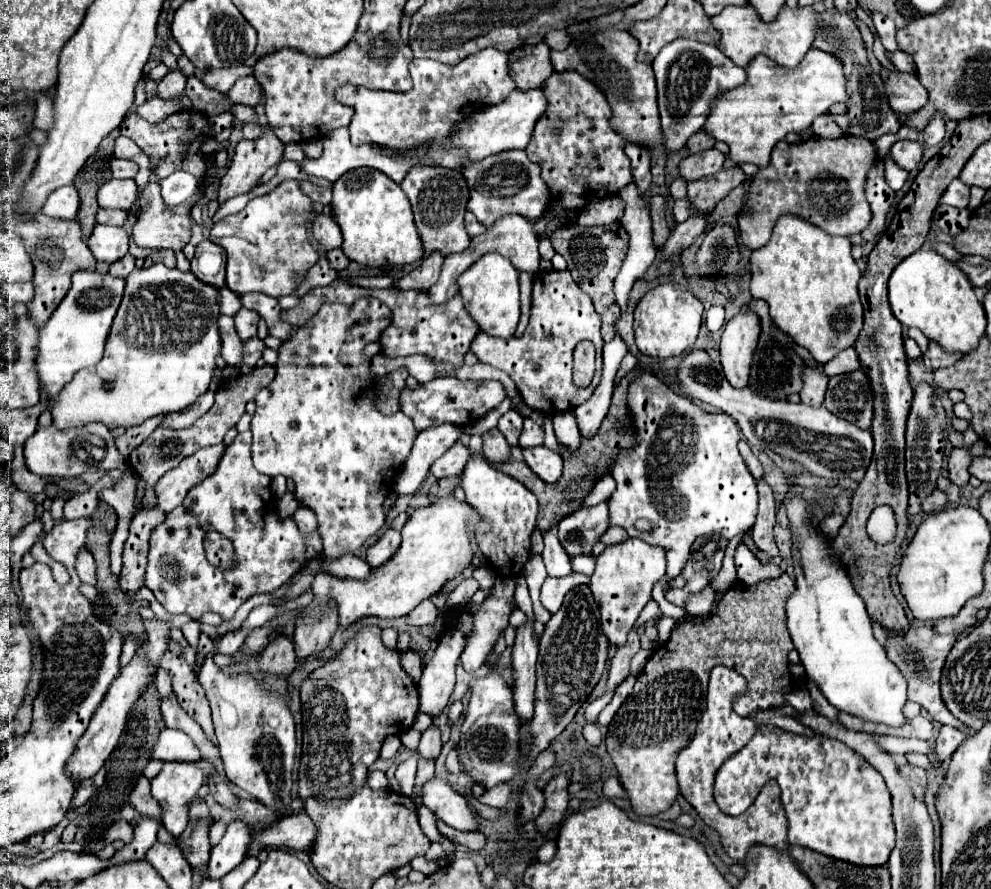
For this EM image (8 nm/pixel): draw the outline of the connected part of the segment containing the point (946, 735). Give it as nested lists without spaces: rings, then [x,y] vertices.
[[[942,727],[940,733],[938,733],[938,739],[936,739],[936,747],[934,747],[934,753],[938,757],[938,761],[946,761],[960,745],[960,741],[964,741],[964,733],[960,733],[960,729],[952,729],[952,727]]]

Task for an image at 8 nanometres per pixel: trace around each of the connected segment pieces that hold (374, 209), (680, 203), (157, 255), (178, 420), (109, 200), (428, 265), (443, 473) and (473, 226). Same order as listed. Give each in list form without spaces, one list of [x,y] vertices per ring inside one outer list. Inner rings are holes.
[[[352,169],[344,173],[332,187],[332,215],[344,235],[342,251],[360,265],[408,265],[424,257],[424,245],[408,197],[398,183],[384,177],[378,169]]]
[[[676,199],[674,201],[674,219],[678,223],[682,223],[688,217],[690,217],[690,201],[688,199]]]
[[[164,249],[164,251],[154,251],[146,257],[144,267],[150,267],[154,263],[164,263],[168,267],[176,267],[176,259],[174,259],[174,251],[172,249]]]
[[[208,391],[204,393],[204,397],[200,397],[196,403],[192,403],[192,407],[184,409],[184,411],[176,411],[176,413],[170,413],[162,419],[164,425],[168,425],[170,429],[184,429],[184,427],[190,427],[196,419],[200,419],[214,403],[214,393]]]
[[[110,179],[98,189],[98,205],[104,209],[128,211],[138,195],[138,187],[132,179]]]
[[[432,253],[422,259],[422,263],[412,269],[412,273],[406,273],[402,279],[396,281],[398,289],[416,289],[416,291],[426,291],[430,285],[438,281],[440,269],[442,269],[444,257],[440,253]]]
[[[456,441],[432,467],[430,467],[430,473],[438,479],[444,479],[444,477],[456,477],[462,473],[466,461],[468,461],[468,455],[470,455],[470,449],[466,445],[462,445],[460,441]]]
[[[468,211],[466,213],[466,231],[468,231],[468,235],[470,237],[474,237],[474,235],[480,235],[480,233],[484,233],[486,231],[486,227],[474,217],[474,213],[472,211]]]

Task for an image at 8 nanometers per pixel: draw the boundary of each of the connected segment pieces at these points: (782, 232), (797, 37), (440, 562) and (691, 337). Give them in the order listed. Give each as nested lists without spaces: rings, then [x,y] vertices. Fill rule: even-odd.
[[[784,215],[776,221],[770,241],[752,251],[750,257],[752,295],[770,305],[772,321],[800,347],[808,349],[818,363],[828,363],[840,351],[852,347],[864,323],[858,295],[862,273],[850,249],[848,237],[824,233],[802,217]]]
[[[746,5],[746,7],[726,7],[722,13],[710,17],[710,21],[720,31],[718,49],[726,57],[736,61],[736,65],[746,67],[752,61],[752,57],[766,55],[778,65],[794,69],[804,59],[804,55],[812,49],[812,41],[816,39],[816,29],[818,29],[818,17],[820,13],[810,5],[796,9],[784,5],[776,15],[776,19],[766,23],[760,19],[760,15],[752,5]]]
[[[444,497],[428,507],[418,507],[402,527],[402,545],[398,553],[382,567],[372,568],[368,579],[336,579],[328,573],[318,573],[312,583],[314,601],[324,603],[326,597],[338,603],[340,623],[348,625],[364,615],[394,619],[408,615],[424,599],[440,593],[446,583],[460,577],[472,567],[472,539],[478,533],[482,517],[468,501]]]
[[[676,281],[658,283],[654,289],[644,293],[634,311],[634,333],[638,349],[644,355],[658,359],[674,357],[692,349],[702,325],[702,313],[704,307],[700,299],[694,297],[688,289],[684,289],[680,283]]]

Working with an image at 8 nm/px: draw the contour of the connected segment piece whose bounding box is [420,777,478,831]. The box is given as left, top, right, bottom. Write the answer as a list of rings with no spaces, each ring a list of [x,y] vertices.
[[[434,777],[424,783],[420,801],[428,807],[440,821],[458,829],[458,831],[474,831],[476,829],[476,815],[468,807],[466,799],[458,795],[450,783],[440,777]]]

